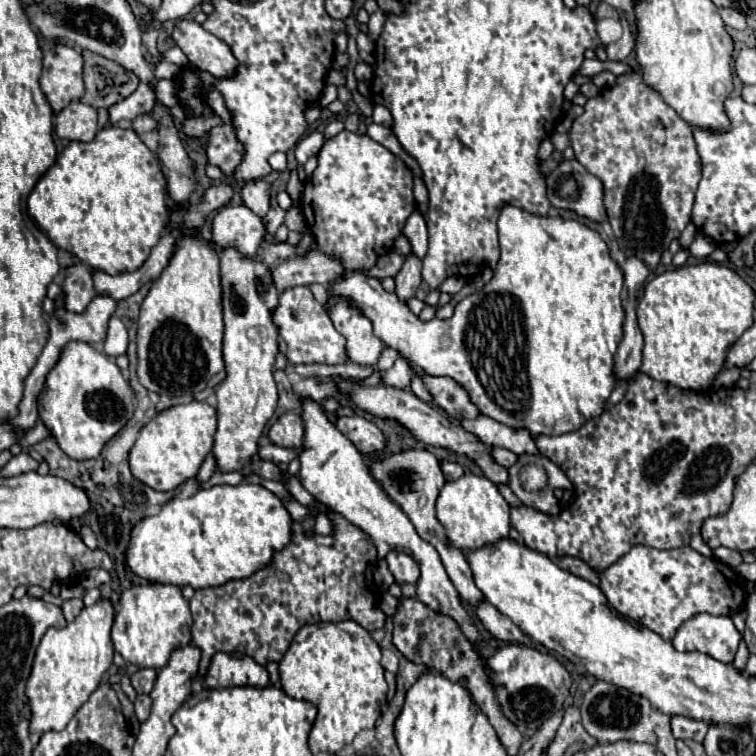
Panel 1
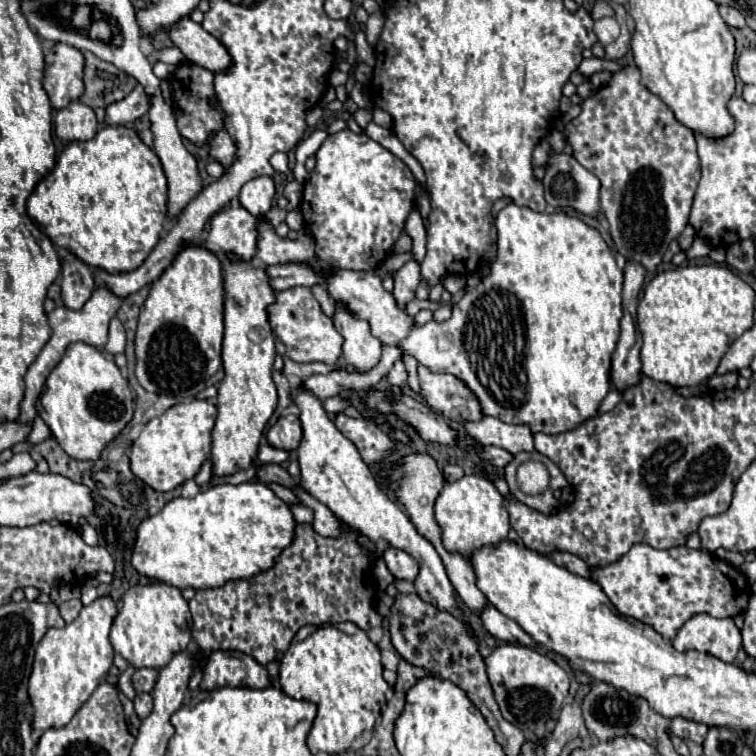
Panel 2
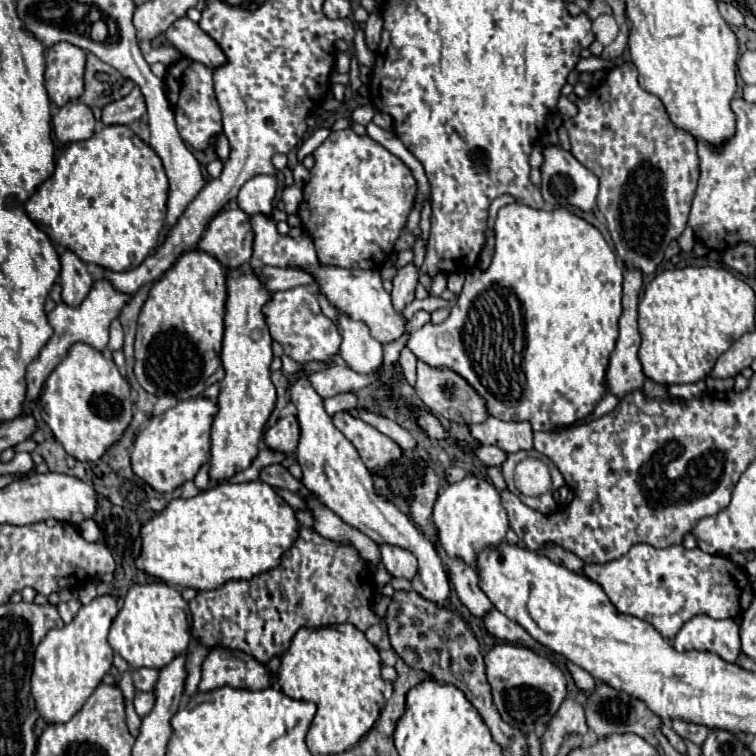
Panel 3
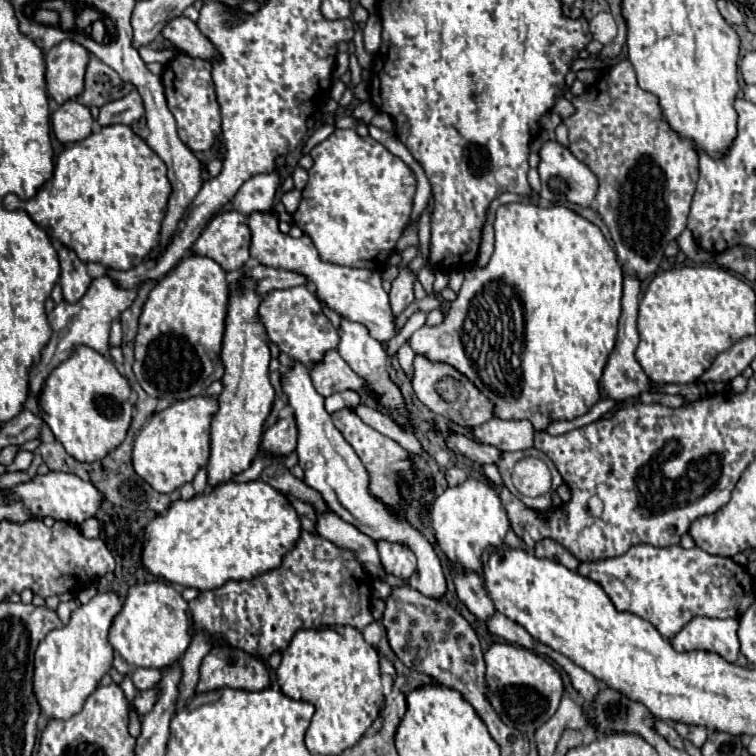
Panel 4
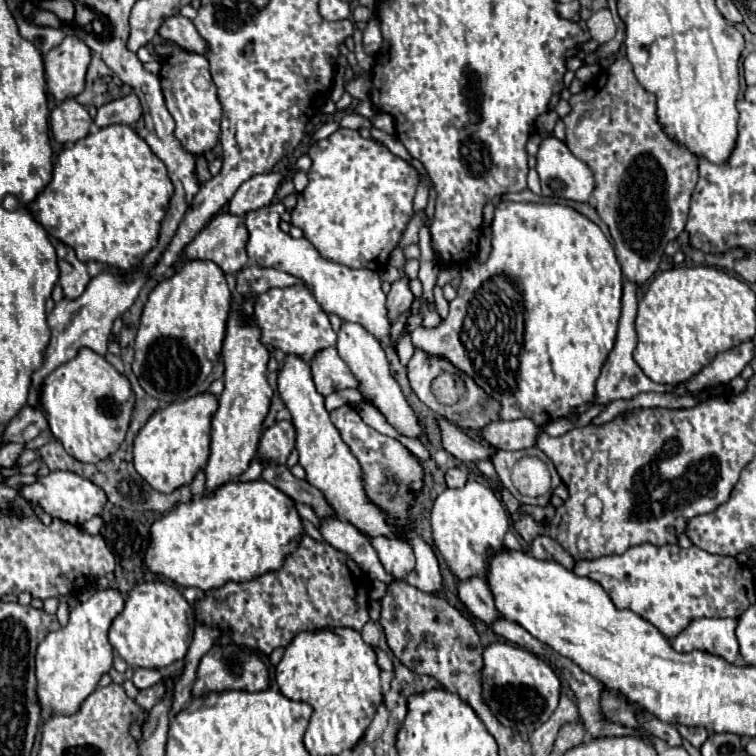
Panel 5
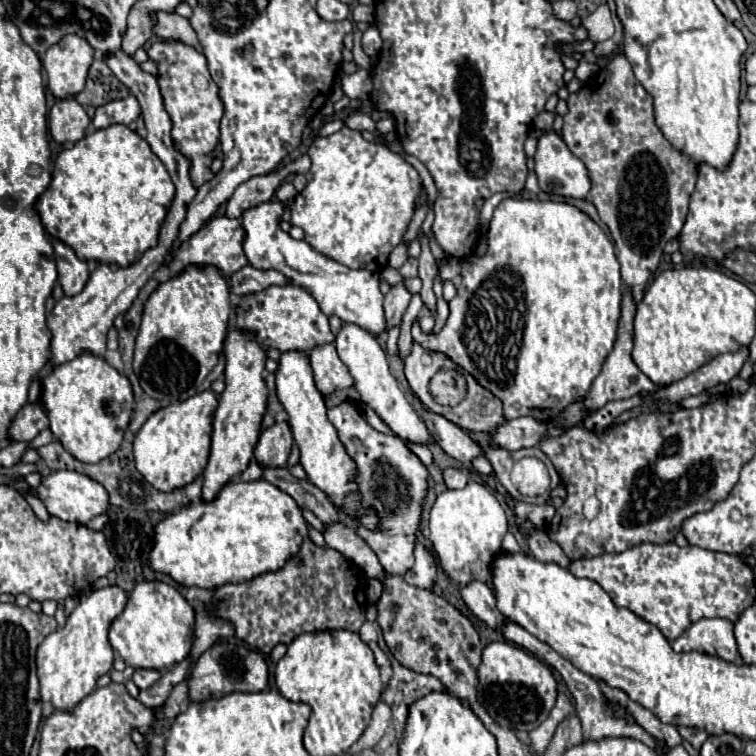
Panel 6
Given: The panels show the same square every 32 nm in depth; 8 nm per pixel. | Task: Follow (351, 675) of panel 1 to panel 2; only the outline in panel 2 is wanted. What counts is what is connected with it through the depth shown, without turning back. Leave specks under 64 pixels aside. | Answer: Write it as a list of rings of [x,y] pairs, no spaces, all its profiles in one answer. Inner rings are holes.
[[[352,622],[300,628],[280,660],[280,686],[290,698],[308,700],[318,706],[314,726],[306,740],[312,754],[340,754],[364,730],[372,730],[386,702],[384,692],[388,688],[382,678],[378,646]]]

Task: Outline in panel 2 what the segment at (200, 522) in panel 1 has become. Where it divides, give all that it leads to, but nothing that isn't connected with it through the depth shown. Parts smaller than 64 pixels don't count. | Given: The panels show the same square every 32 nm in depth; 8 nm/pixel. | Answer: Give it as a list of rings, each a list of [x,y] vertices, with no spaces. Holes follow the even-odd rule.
[[[264,482],[218,484],[200,490],[194,498],[174,498],[158,514],[146,518],[138,526],[138,538],[132,554],[132,566],[154,580],[176,588],[218,588],[228,580],[252,578],[272,568],[278,554],[292,544],[296,520],[290,506],[282,502]]]

